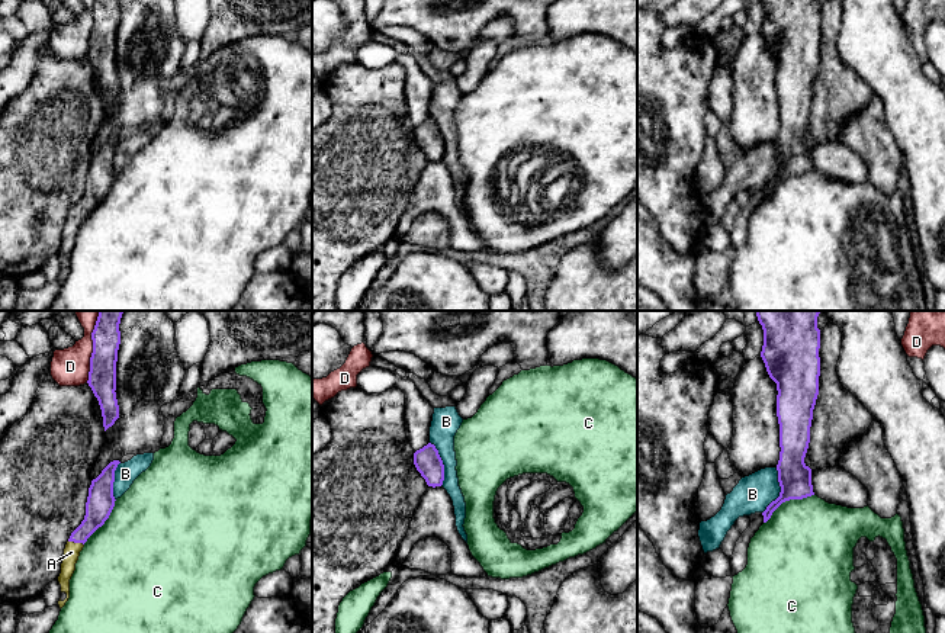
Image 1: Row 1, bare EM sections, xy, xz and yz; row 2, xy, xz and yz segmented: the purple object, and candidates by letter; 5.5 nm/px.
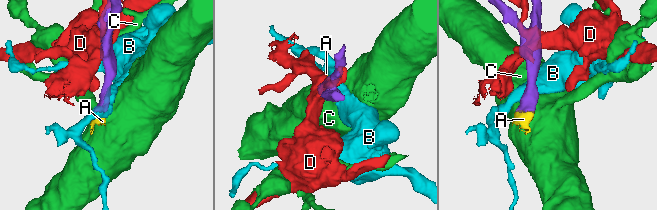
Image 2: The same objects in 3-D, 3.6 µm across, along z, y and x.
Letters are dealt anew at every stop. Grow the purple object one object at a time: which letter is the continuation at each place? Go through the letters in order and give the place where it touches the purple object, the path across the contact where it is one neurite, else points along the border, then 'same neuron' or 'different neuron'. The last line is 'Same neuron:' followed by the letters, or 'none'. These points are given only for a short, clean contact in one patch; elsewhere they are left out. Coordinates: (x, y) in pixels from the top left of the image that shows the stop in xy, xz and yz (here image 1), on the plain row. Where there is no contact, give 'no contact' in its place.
A: contact xy (76, 217); way xy (99, 180), (96, 190), (76, 217), (71, 227); same neuron
B: contact yz (781, 166); border yz (777, 143), (780, 169), (762, 188); different neuron
C: contact yz (787, 174); border yz (813, 169), (804, 173), (786, 174), (764, 198); different neuron
D: contact xy (92, 29); different neuron
Same neuron: A

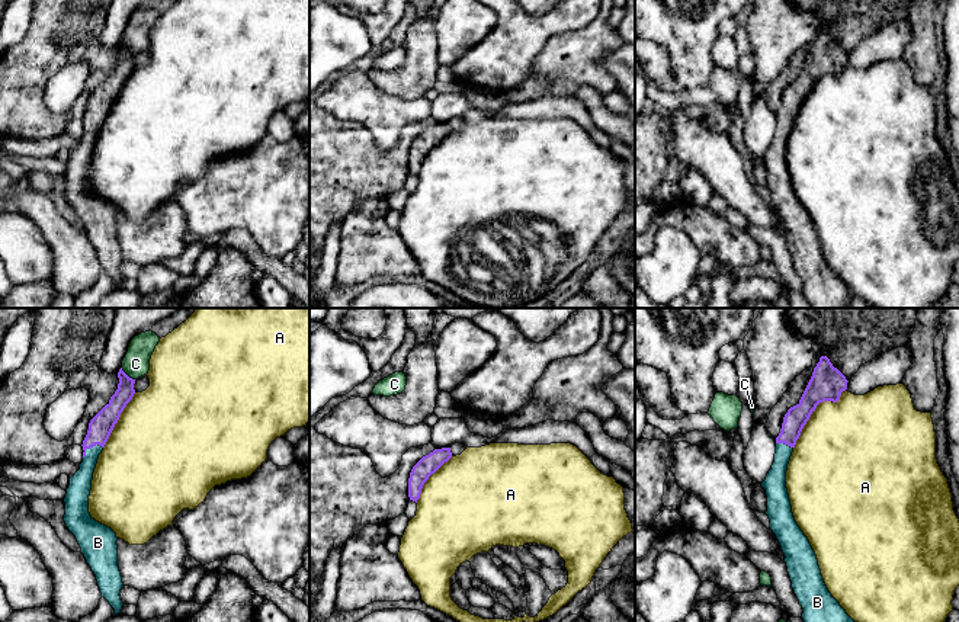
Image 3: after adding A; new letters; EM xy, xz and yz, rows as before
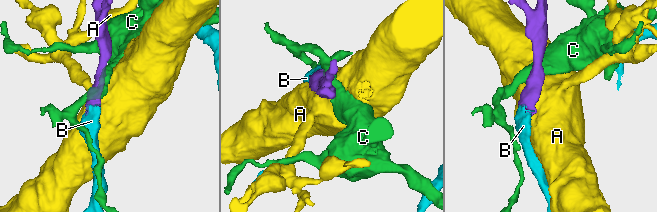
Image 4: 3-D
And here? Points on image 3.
A: contact yz (814, 85); border yz (844, 64), (836, 76), (821, 76), (817, 80), (794, 122); different neuron
B: contact xy (90, 121); way xy (100, 101), (90, 121), (90, 134), (80, 159); same neuron
C: contact xy (127, 50); border xy (121, 42), (134, 54); different neuron
Same neuron: B

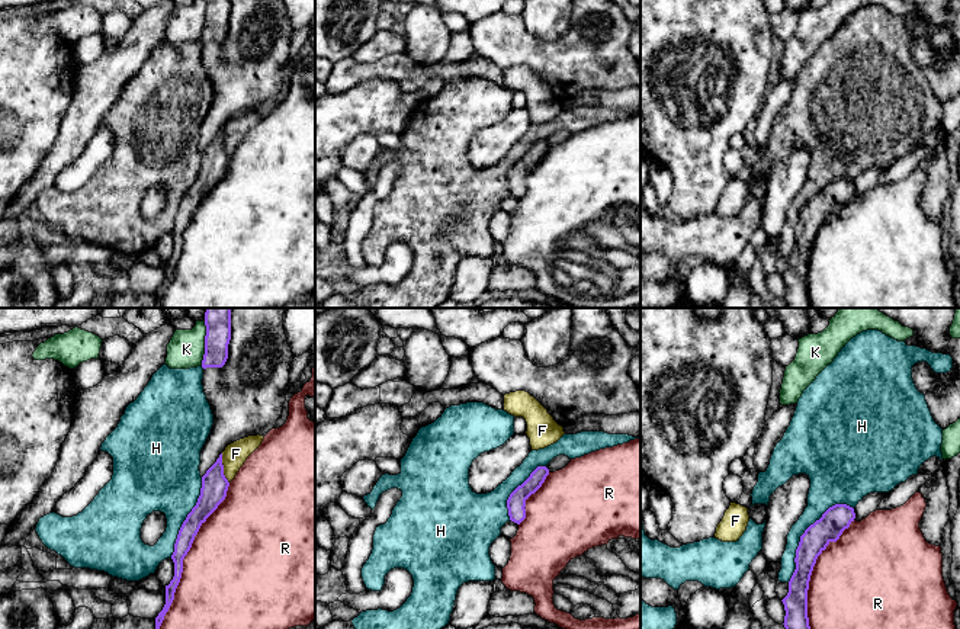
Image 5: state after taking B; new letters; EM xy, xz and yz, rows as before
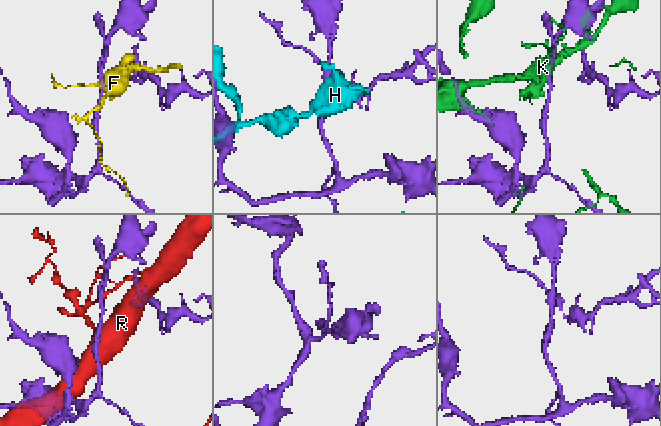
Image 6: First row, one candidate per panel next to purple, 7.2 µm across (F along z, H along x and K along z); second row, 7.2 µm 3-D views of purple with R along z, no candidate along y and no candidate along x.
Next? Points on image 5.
F: contact xy (222, 143); border xy (221, 128), (224, 150), (228, 157); different neuron
H: contact yz (803, 208); different neuron
K: contact xy (205, 21); different neuron
R: contact xy (183, 233); different neuron
Same neuron: none

